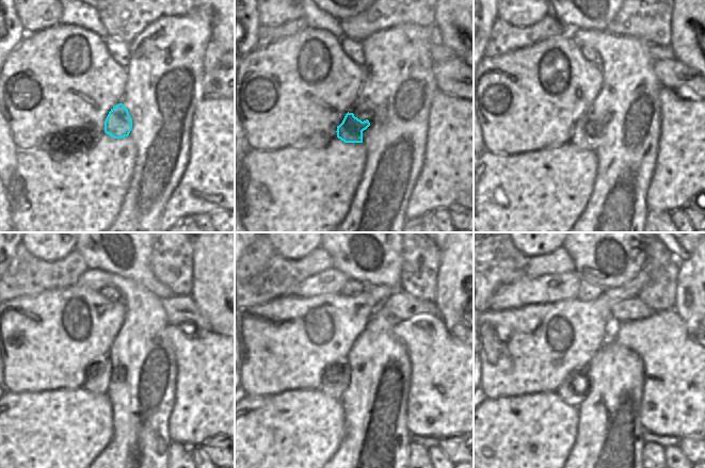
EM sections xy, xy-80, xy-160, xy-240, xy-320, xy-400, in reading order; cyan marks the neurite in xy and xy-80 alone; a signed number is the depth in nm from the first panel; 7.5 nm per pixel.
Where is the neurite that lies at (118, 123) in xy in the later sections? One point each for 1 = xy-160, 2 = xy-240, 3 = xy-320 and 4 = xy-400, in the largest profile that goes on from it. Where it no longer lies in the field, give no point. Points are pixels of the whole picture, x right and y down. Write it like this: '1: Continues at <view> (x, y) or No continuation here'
1: Continues at xy-160 (580, 138)
2: Continues at xy-240 (98, 372)
3: Continues at xy-320 (336, 378)
4: Continues at xy-400 (573, 390)

